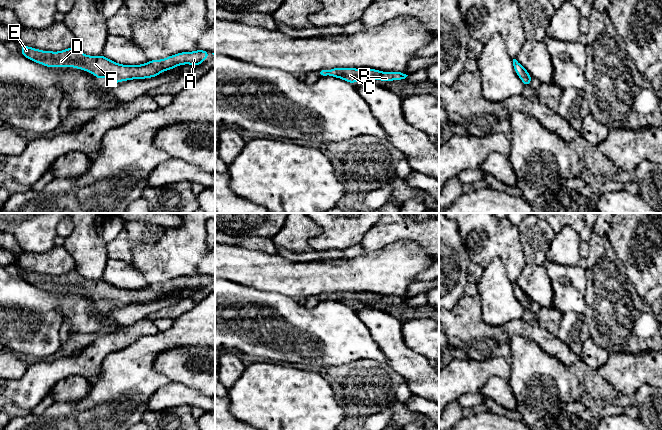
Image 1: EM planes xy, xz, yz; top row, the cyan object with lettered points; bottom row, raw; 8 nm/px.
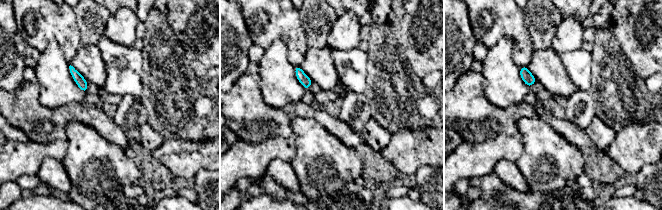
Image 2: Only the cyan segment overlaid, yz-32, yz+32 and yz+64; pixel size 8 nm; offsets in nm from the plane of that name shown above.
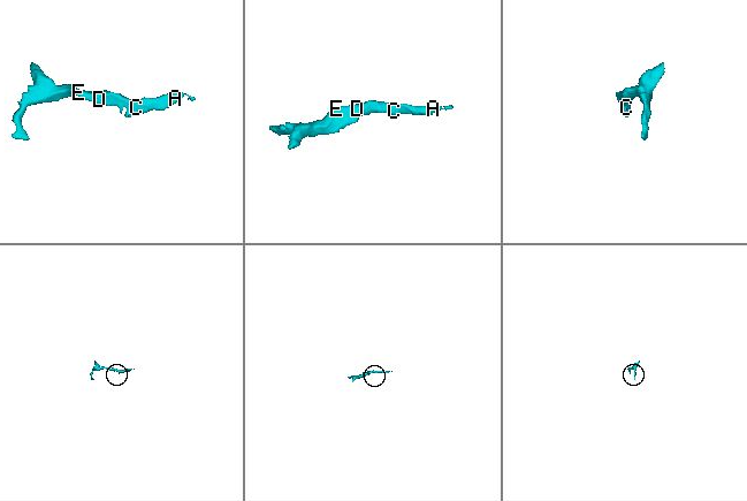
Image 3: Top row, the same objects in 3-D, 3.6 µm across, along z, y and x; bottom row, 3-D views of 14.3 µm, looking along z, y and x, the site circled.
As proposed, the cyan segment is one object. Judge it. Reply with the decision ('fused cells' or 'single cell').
single cell

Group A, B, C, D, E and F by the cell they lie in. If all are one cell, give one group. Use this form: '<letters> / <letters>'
A B C D E F

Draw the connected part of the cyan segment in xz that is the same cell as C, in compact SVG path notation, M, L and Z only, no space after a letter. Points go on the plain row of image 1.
M333 292L322 293L318 295L320 301L332 300L343 303L349 307L356 307L360 303L363 305L383 304L389 306L392 304L403 304L408 299L403 296L382 296L375 293L355 293L355 292Z

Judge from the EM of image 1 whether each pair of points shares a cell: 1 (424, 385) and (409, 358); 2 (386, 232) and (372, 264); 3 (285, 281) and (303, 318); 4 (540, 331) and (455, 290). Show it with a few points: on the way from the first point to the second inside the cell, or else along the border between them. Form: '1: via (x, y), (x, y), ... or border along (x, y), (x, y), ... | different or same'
1: via (422, 378), (411, 365) | same
2: border along (400, 240), (364, 253) | different
3: border along (270, 292), (284, 294), (293, 298) | different
4: border along (465, 293), (449, 309) | different

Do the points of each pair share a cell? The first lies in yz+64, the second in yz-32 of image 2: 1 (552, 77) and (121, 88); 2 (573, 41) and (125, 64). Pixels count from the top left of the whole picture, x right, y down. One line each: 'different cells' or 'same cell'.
1: different cells
2: different cells

